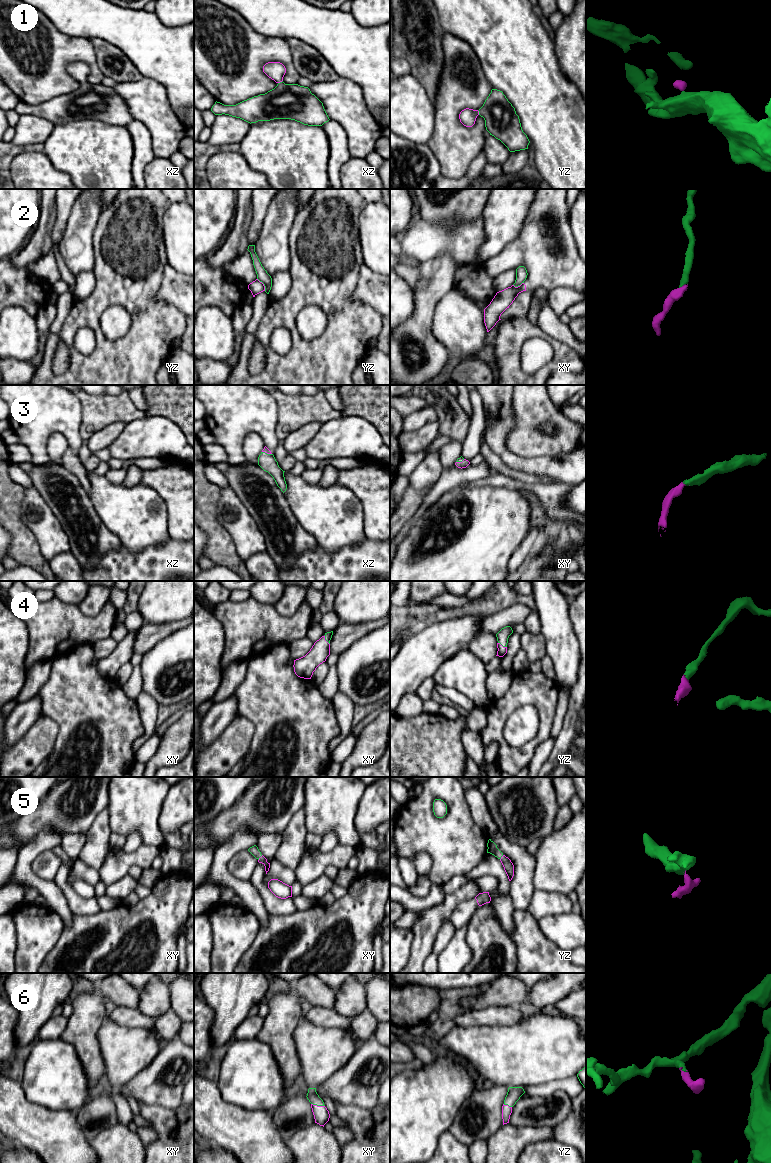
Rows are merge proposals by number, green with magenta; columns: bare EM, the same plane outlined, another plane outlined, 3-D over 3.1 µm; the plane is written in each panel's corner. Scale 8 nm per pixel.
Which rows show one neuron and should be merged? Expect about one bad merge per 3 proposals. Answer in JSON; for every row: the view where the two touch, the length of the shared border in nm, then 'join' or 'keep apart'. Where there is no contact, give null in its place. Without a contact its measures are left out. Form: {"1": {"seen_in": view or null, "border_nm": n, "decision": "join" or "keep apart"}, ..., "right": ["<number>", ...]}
{"1": {"seen_in": "xz", "border_nm": 50, "decision": "join"}, "2": {"seen_in": "yz", "border_nm": 120, "decision": "keep apart"}, "3": {"seen_in": "xz", "border_nm": 80, "decision": "join"}, "4": {"seen_in": "xy", "border_nm": 90, "decision": "join"}, "5": {"seen_in": "xy", "border_nm": 60, "decision": "join"}, "6": {"seen_in": "xy", "border_nm": 110, "decision": "join"}, "right": ["1", "3", "4", "5", "6"]}

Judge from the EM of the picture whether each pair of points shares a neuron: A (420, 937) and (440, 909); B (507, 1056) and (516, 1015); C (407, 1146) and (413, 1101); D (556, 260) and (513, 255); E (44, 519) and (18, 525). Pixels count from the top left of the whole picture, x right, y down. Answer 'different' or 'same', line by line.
A: same
B: different
C: same
D: same
E: different

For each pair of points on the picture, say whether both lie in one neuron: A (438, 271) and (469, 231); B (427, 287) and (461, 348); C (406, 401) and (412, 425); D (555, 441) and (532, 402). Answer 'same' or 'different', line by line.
A: different
B: different
C: different
D: same

